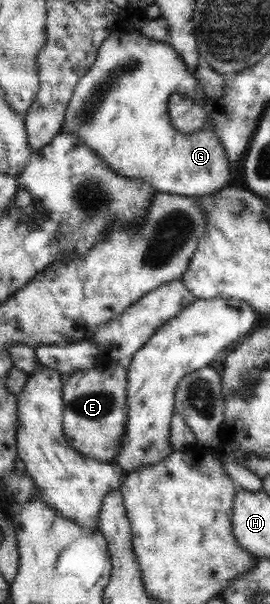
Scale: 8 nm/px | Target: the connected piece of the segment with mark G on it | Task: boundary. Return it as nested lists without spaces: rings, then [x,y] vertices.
[[[120,25],[102,42],[95,62],[78,80],[61,131],[82,140],[114,173],[141,179],[158,192],[192,198],[214,195],[232,182],[227,153],[217,139],[213,125],[194,133],[180,133],[171,124],[167,103],[172,93],[184,94],[197,104],[203,104],[206,98],[198,80],[170,44],[152,40],[135,29],[123,29]]]

